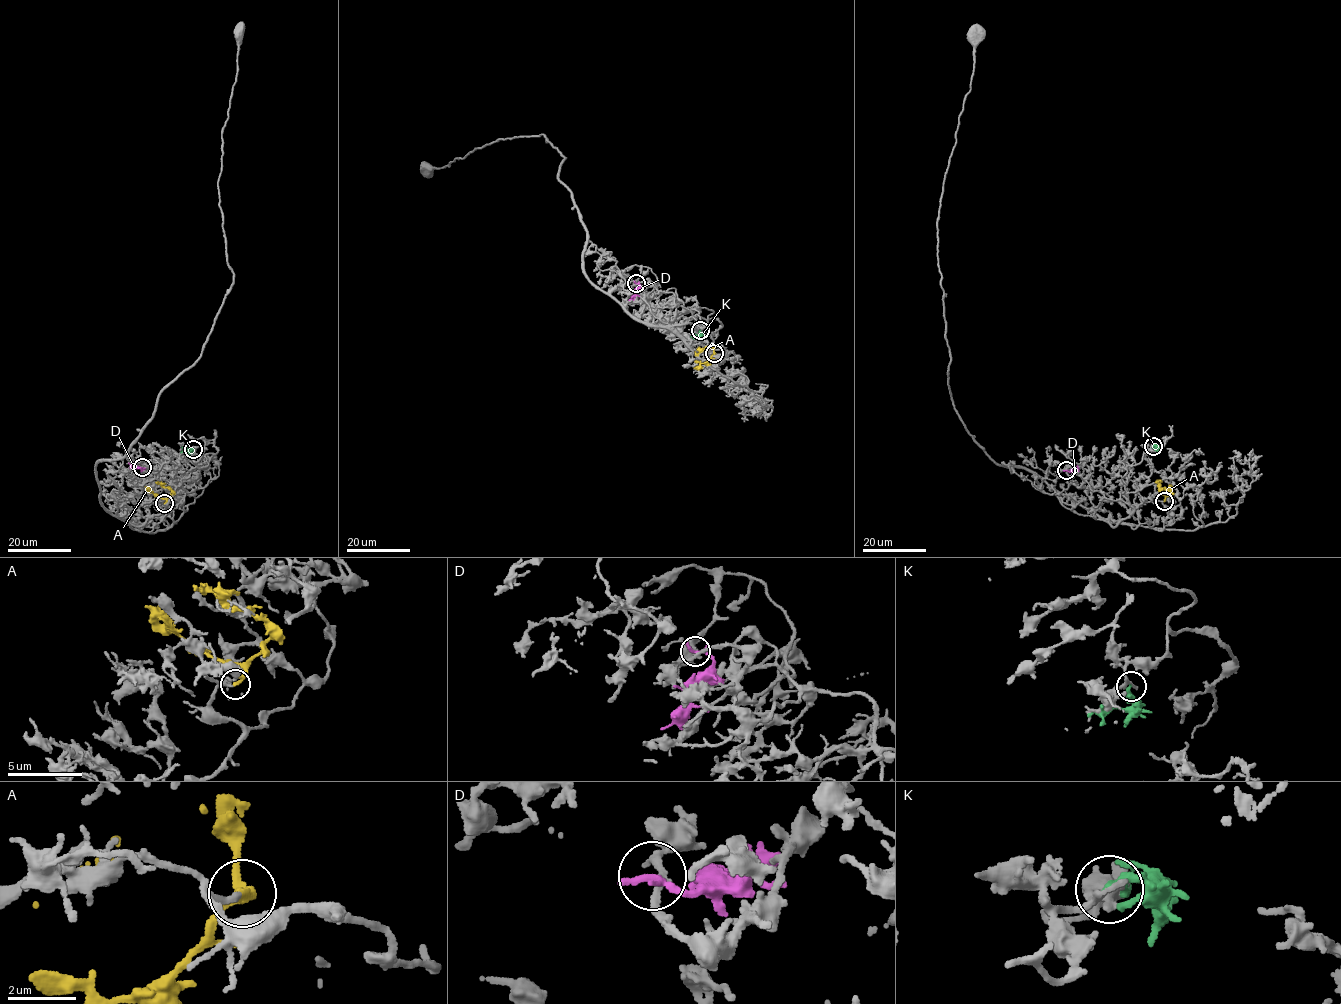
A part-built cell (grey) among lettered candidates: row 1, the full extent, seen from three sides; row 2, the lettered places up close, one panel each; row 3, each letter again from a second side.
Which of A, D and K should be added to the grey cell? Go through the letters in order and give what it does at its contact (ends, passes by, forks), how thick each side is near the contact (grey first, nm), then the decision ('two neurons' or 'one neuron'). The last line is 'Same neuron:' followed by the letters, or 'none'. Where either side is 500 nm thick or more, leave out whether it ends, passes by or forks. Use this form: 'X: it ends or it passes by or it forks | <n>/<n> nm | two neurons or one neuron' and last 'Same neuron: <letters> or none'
A: it ends | 170/240 nm | one neuron
D: it ends | 190/240 nm | two neurons
K: it ends | 180/280 nm | two neurons
Same neuron: A

